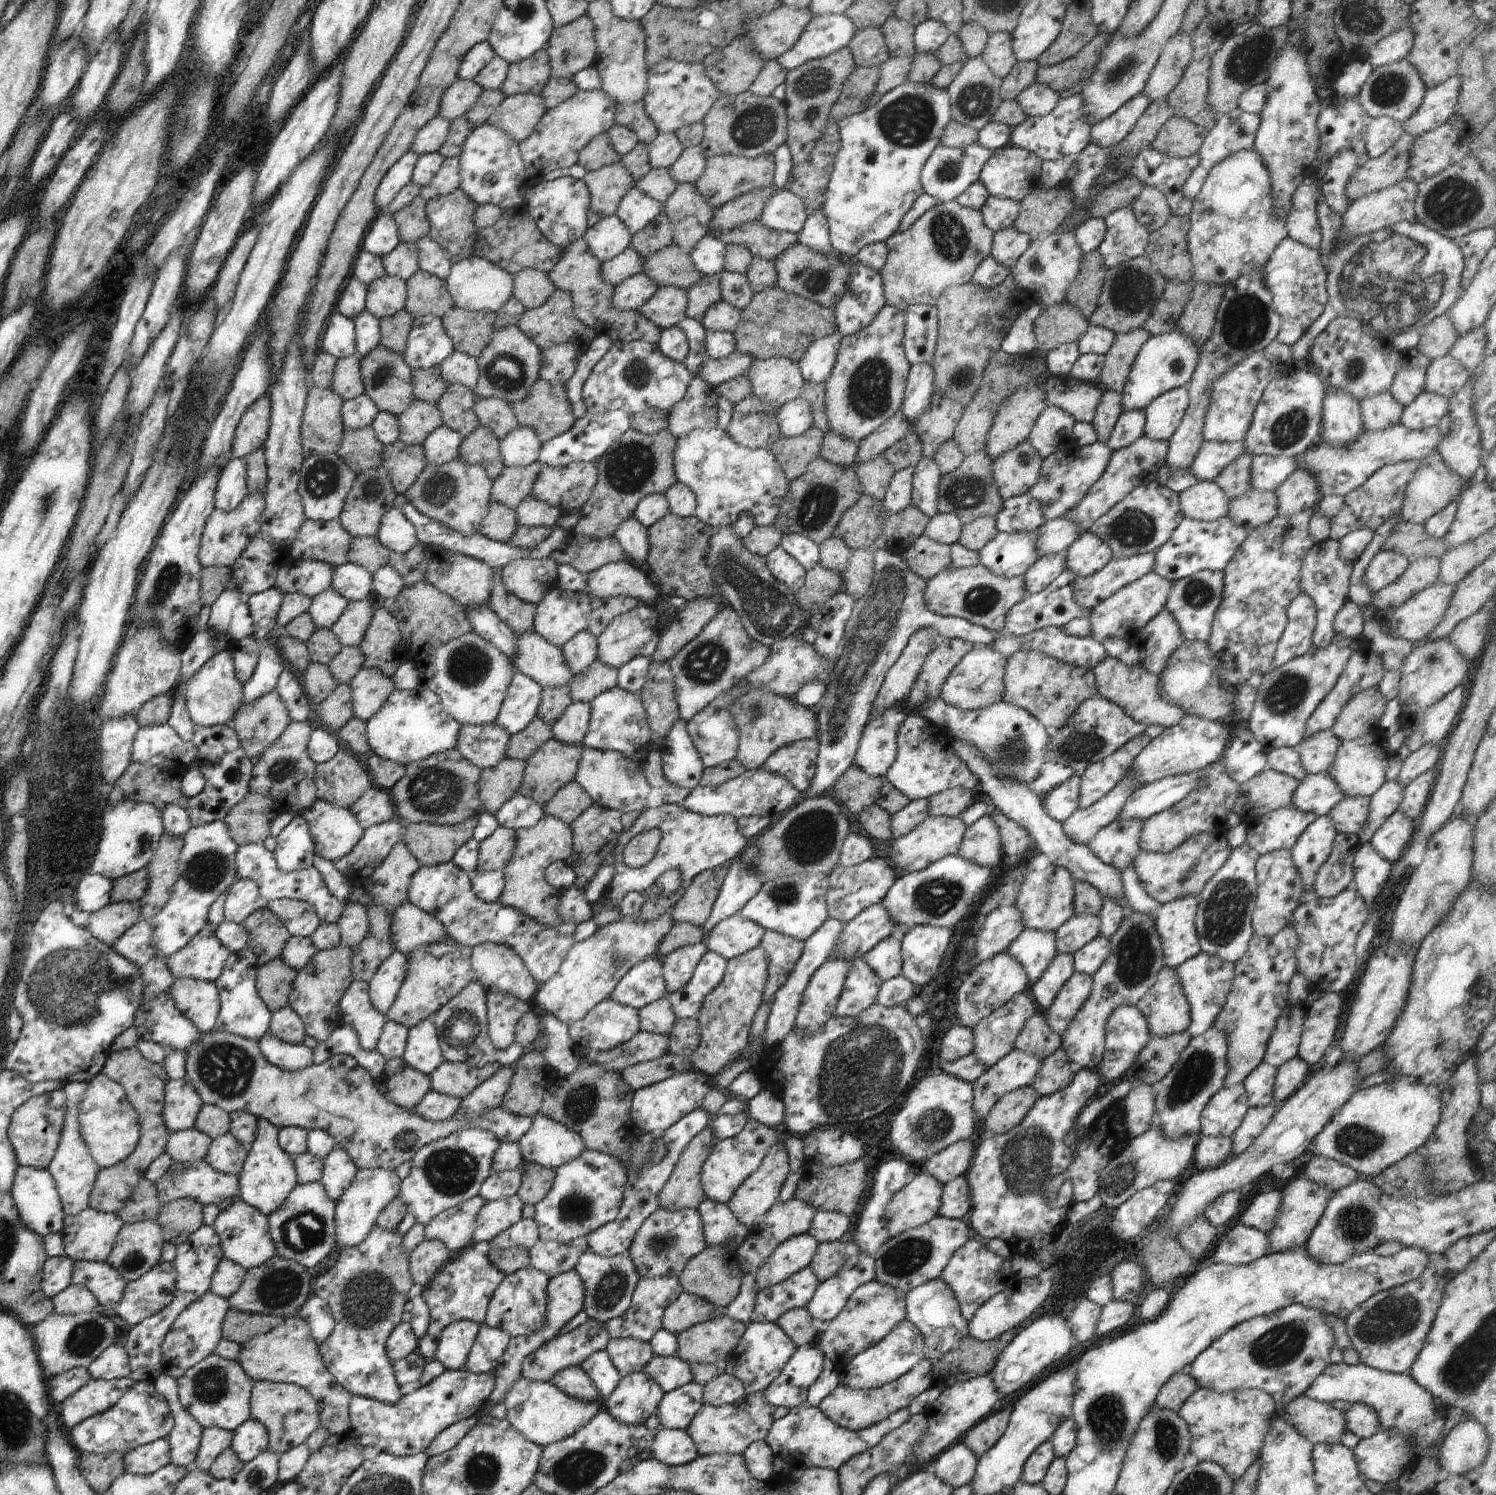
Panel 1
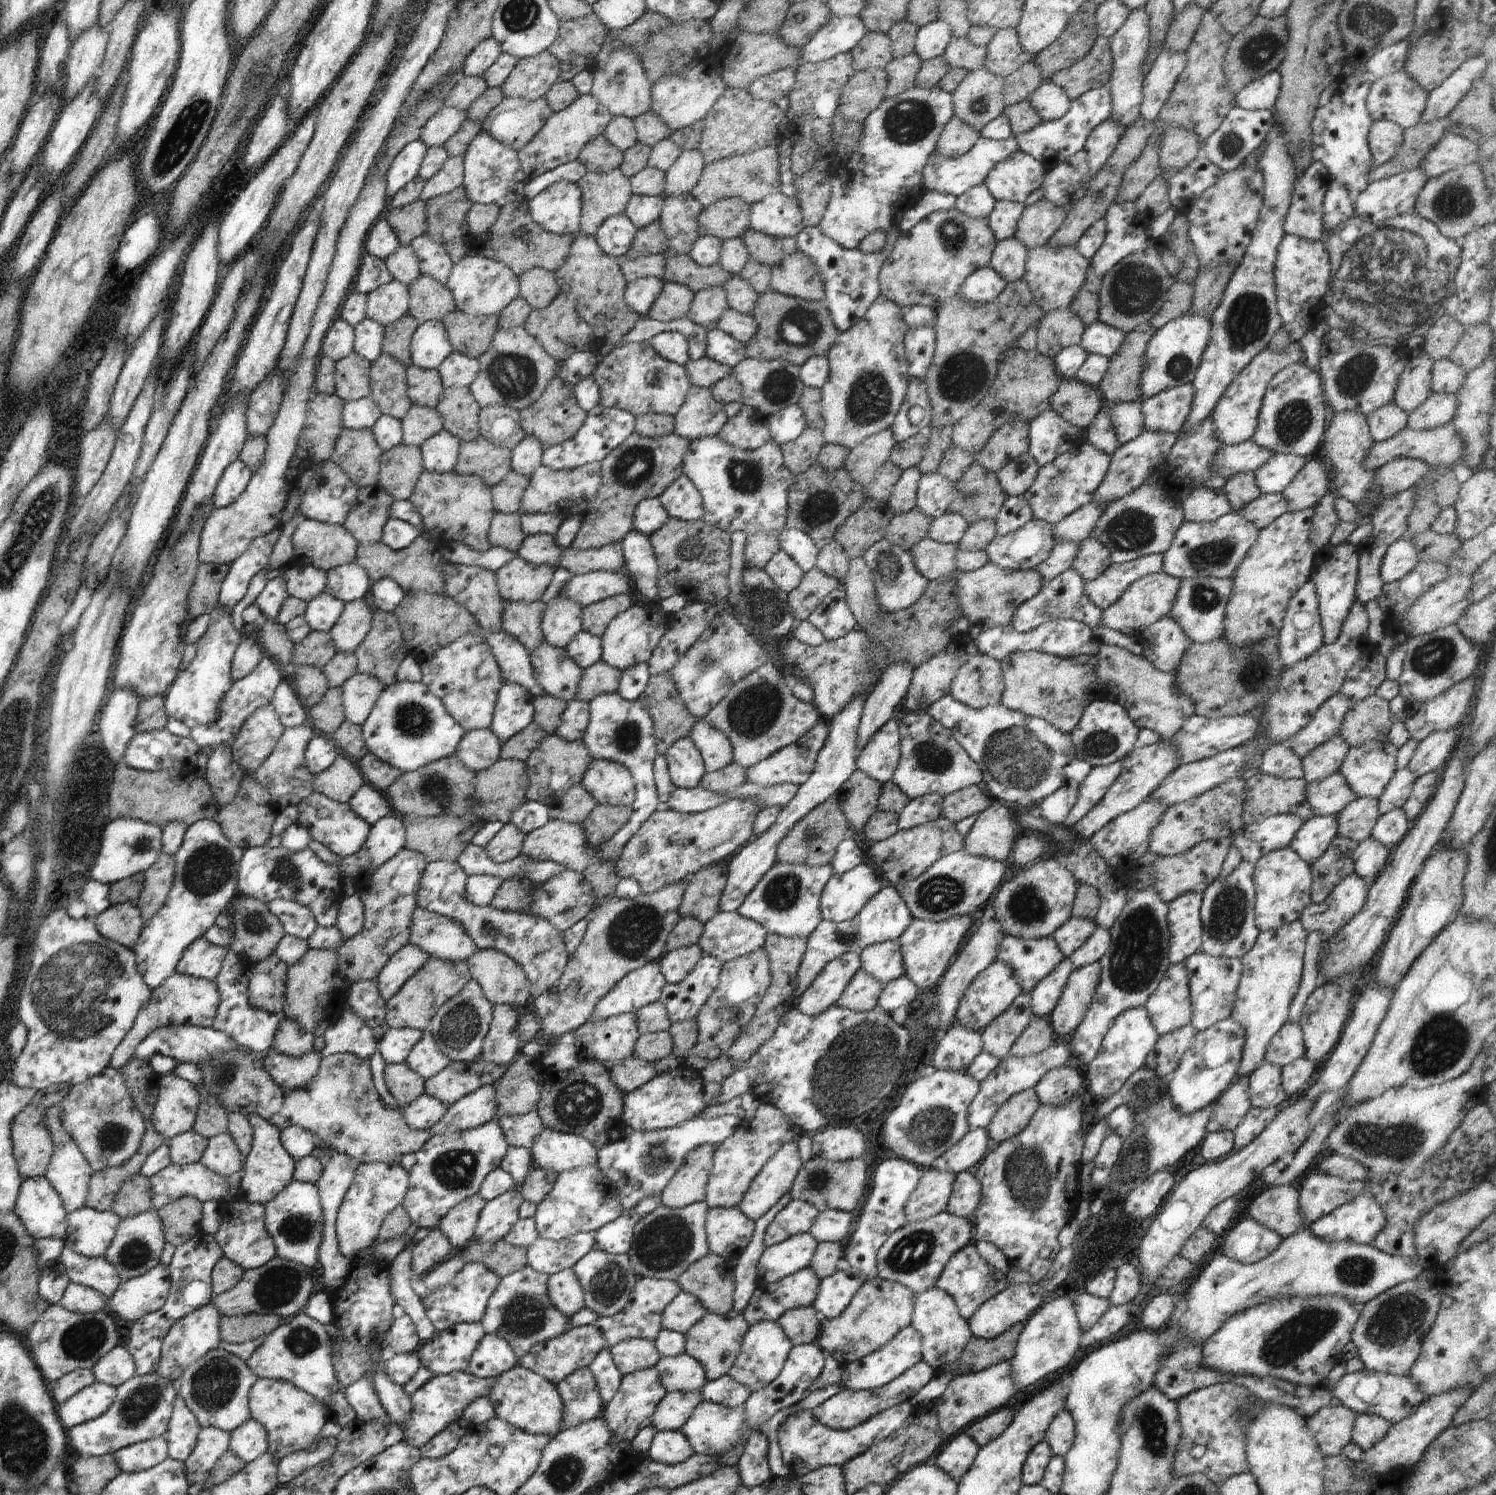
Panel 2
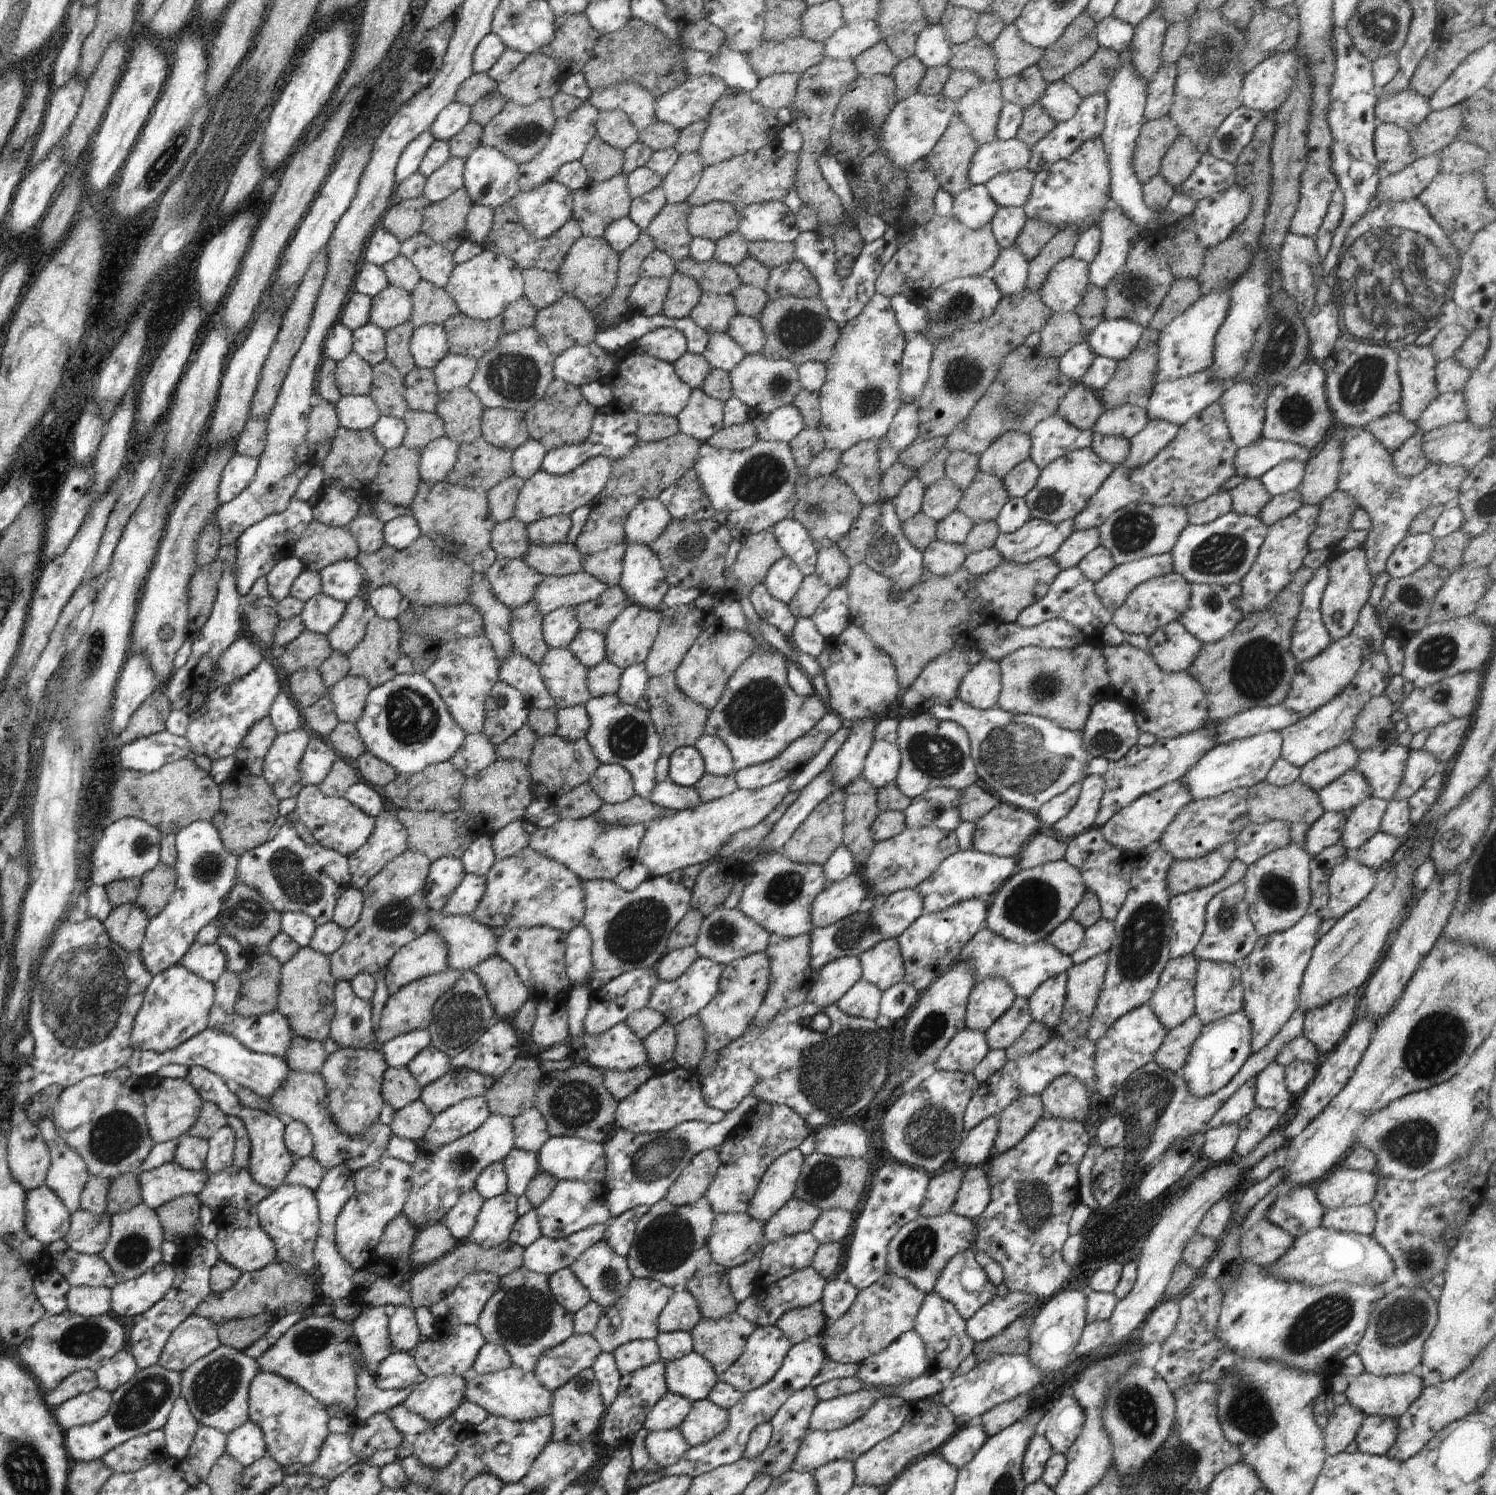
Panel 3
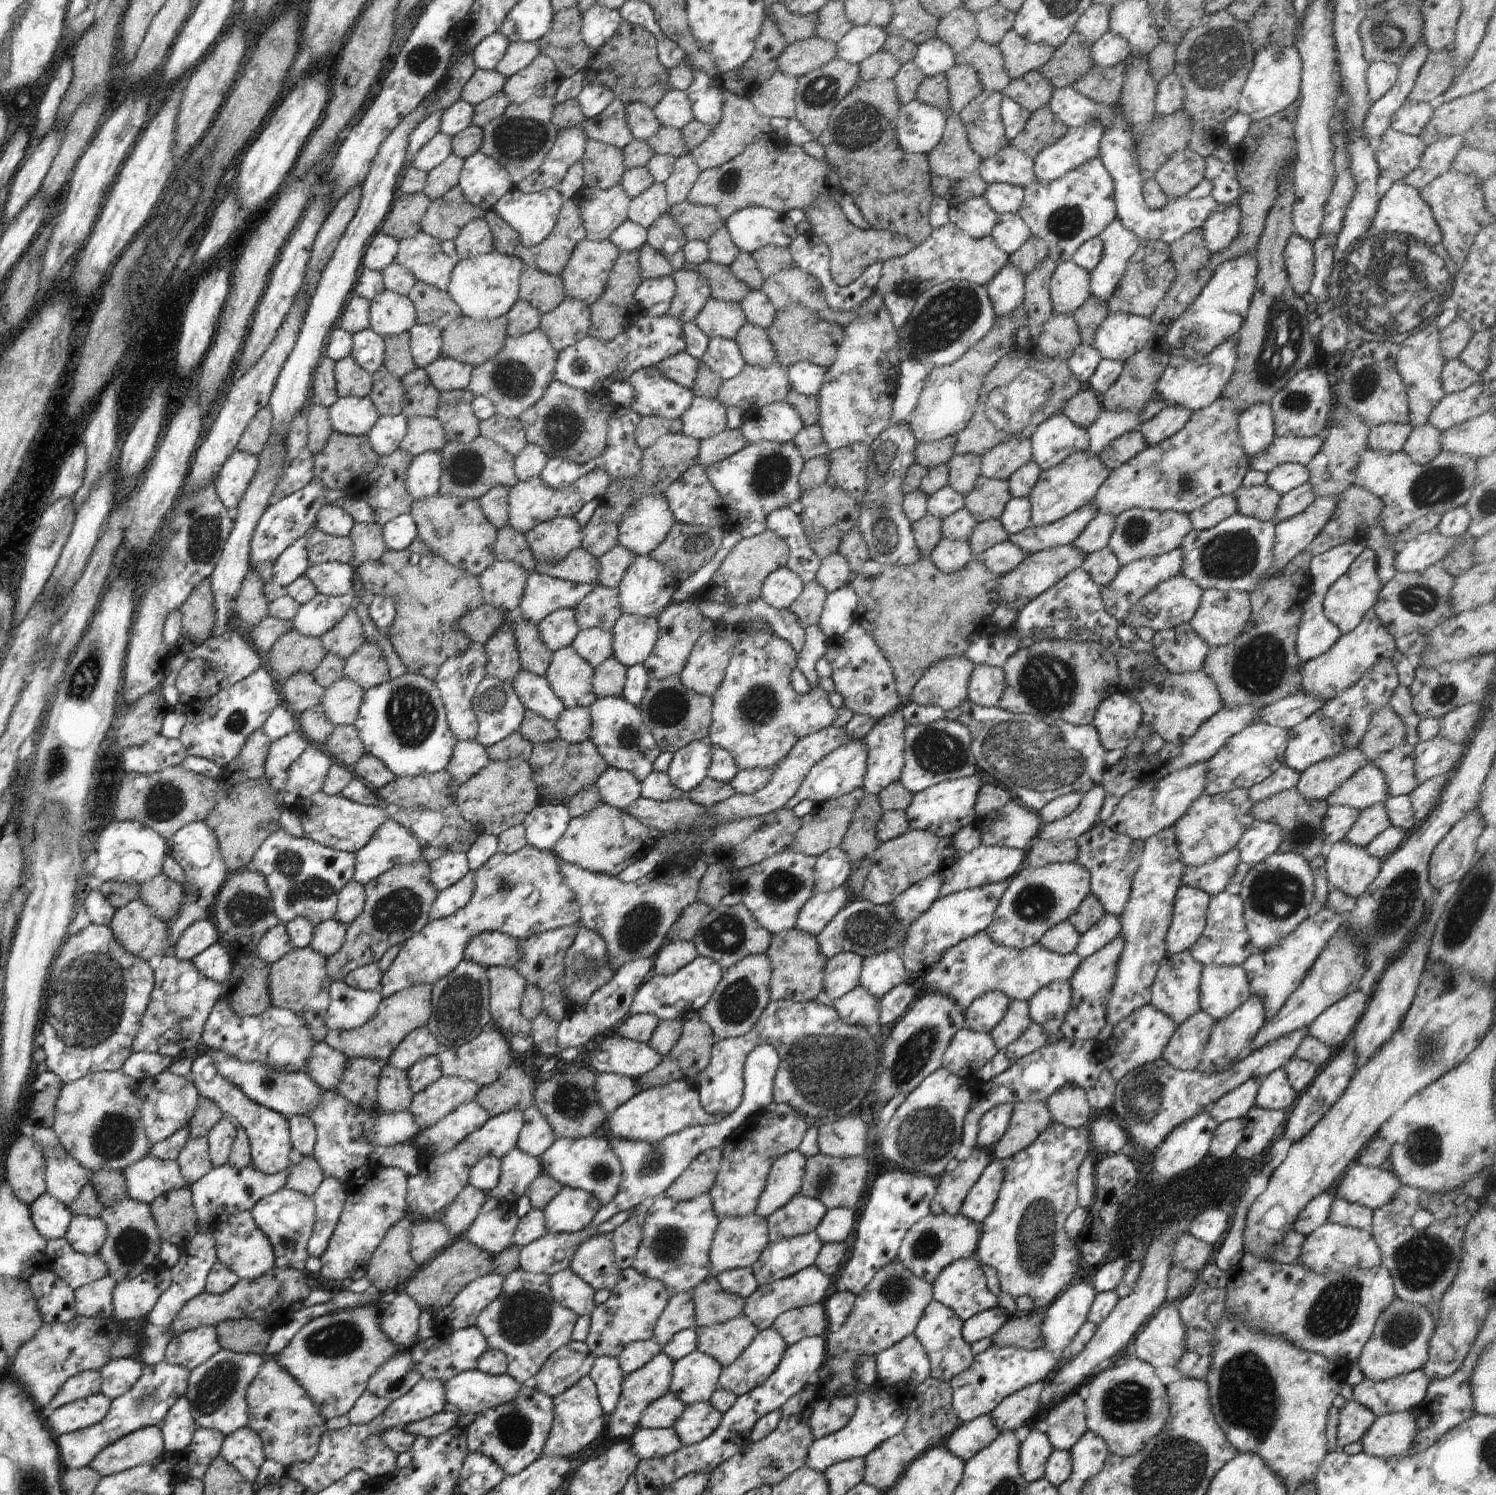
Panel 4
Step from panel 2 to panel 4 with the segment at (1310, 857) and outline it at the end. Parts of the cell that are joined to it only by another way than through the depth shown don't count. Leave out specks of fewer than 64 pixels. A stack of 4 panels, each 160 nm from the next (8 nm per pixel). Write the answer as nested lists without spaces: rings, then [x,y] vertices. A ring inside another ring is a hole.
[[[1344,805],[1329,806],[1324,815],[1322,832],[1324,844],[1328,847],[1344,841],[1346,834],[1356,822],[1360,810]]]

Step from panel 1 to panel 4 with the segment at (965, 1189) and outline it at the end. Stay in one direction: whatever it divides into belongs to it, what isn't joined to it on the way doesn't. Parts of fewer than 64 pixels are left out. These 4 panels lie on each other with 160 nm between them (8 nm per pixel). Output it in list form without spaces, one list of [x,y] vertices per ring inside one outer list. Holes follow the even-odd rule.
[[[992,1159],[988,1163],[976,1184],[968,1191],[960,1213],[970,1220],[982,1222],[993,1211],[1004,1180],[1004,1166],[1005,1162],[999,1159]]]

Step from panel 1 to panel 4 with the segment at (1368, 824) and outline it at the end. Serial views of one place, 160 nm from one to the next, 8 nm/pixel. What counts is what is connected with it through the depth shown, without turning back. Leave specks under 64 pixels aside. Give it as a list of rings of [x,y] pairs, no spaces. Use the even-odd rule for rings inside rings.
[[[1440,736],[1420,741],[1414,746],[1415,778],[1423,783],[1428,779],[1452,773],[1465,748],[1466,744],[1456,744]]]

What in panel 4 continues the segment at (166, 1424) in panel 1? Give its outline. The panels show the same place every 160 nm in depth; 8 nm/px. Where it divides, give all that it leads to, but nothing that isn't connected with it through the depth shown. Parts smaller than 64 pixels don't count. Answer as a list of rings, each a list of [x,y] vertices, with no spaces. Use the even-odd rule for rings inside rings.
[[[165,1360],[157,1365],[144,1366],[142,1376],[136,1381],[131,1389],[128,1389],[122,1396],[111,1400],[110,1410],[107,1415],[98,1423],[71,1433],[61,1434],[55,1438],[58,1445],[58,1452],[61,1458],[61,1464],[64,1469],[79,1469],[88,1467],[91,1460],[107,1446],[114,1444],[114,1441],[120,1440],[122,1437],[128,1436],[130,1433],[141,1428],[152,1425],[160,1427],[170,1407],[180,1398],[185,1396],[188,1386],[190,1371],[180,1365],[171,1365]]]

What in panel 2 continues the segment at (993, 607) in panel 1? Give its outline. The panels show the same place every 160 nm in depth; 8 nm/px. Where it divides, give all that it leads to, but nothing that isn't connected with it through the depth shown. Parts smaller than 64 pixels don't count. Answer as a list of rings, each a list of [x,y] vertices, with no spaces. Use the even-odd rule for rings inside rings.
[[[990,560],[975,571],[953,572],[957,584],[955,600],[964,617],[970,624],[983,626],[985,629],[1010,625],[1016,609],[1029,598],[1036,596],[1042,588],[1043,580],[1036,569],[1015,571],[1003,569]]]

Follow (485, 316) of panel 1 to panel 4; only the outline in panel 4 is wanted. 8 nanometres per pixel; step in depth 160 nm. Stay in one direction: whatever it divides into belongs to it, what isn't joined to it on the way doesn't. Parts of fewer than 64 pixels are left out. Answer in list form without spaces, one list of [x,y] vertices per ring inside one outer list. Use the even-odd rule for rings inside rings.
[[[461,314],[446,328],[441,330],[443,345],[440,357],[450,357],[472,367],[485,363],[504,346],[504,341],[507,337],[507,324],[508,321],[505,316],[495,318],[494,320],[475,321]]]

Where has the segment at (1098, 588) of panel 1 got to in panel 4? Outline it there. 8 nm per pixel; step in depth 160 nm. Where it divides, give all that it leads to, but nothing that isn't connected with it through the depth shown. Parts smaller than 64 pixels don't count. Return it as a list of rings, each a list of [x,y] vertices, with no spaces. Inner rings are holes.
[[[1174,549],[1167,553],[1146,557],[1140,560],[1132,561],[1126,566],[1121,566],[1118,574],[1105,585],[1099,586],[1105,609],[1110,616],[1117,621],[1122,622],[1128,611],[1153,588],[1165,580],[1181,573],[1183,565],[1183,554],[1180,549]]]

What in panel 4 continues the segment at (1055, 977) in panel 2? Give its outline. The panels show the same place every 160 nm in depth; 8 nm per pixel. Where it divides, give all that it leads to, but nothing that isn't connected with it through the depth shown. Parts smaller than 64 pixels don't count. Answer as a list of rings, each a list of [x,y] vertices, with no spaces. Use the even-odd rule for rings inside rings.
[[[1068,980],[1047,984],[1028,1001],[1030,1018],[1050,1034],[1056,1035],[1060,1033],[1071,1002],[1071,986]]]

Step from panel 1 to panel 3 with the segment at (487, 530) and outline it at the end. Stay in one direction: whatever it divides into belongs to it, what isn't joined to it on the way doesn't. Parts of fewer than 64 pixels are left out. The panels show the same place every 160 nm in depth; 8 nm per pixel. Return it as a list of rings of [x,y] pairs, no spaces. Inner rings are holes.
[[[516,515],[492,529],[491,547],[500,557],[522,559],[527,554],[531,542],[525,525]]]

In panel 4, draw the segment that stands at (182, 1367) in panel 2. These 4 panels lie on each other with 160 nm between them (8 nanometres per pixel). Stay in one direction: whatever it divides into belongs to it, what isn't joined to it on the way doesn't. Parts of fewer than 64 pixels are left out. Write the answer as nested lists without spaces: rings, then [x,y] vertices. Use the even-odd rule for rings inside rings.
[[[197,1326],[173,1337],[165,1348],[165,1361],[191,1371],[210,1360],[220,1349],[216,1328]]]

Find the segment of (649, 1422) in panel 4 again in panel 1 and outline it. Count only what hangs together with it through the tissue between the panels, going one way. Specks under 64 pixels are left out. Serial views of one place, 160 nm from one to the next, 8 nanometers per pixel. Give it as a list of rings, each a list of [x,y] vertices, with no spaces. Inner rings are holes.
[[[696,1382],[667,1392],[655,1410],[660,1427],[686,1431],[703,1403],[703,1385]]]

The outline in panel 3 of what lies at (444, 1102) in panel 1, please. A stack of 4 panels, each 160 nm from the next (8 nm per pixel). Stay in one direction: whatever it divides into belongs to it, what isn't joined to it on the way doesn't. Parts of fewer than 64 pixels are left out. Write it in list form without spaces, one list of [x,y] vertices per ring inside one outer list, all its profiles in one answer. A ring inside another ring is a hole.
[[[418,1099],[396,1111],[390,1128],[394,1135],[421,1144],[425,1132],[433,1124],[433,1120],[433,1114],[426,1109],[425,1104]]]

